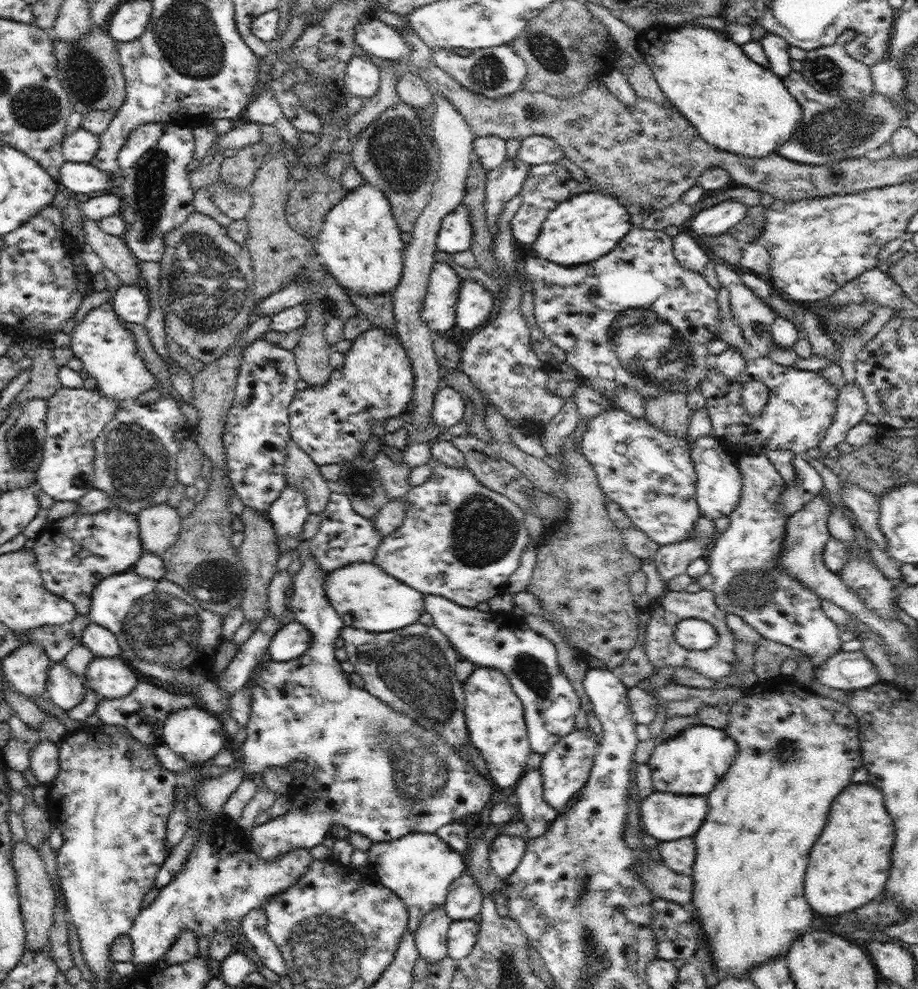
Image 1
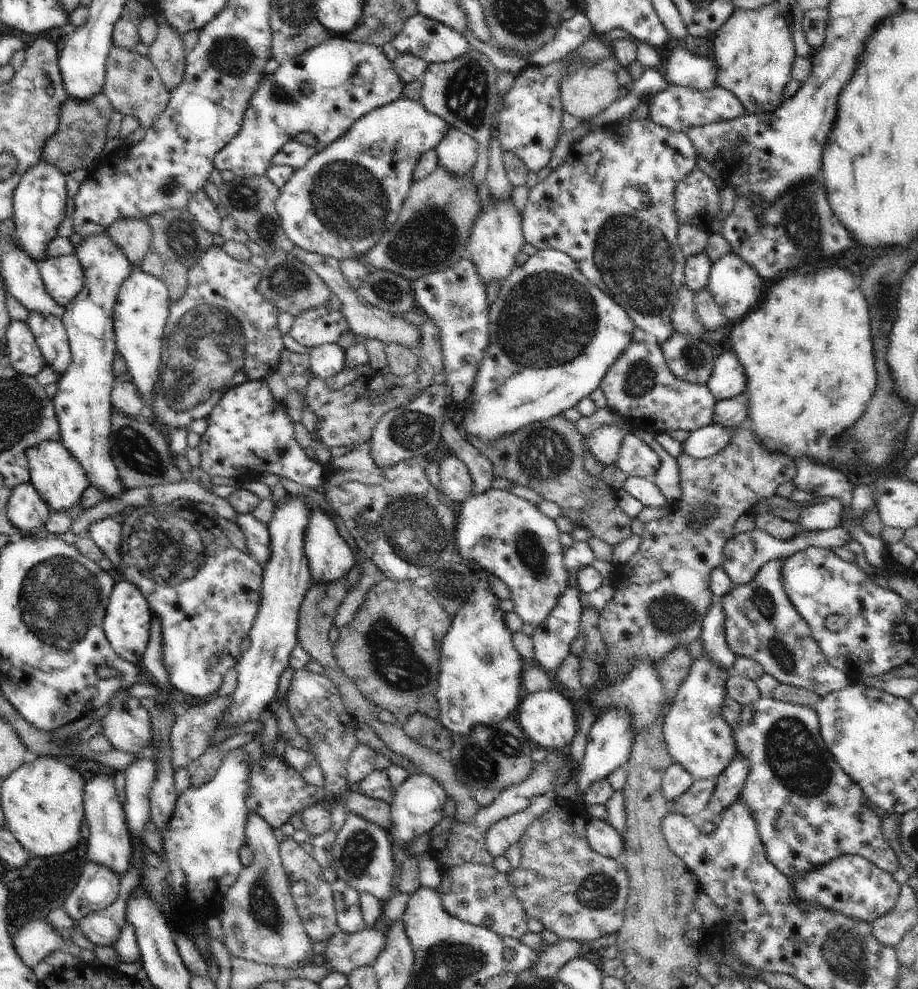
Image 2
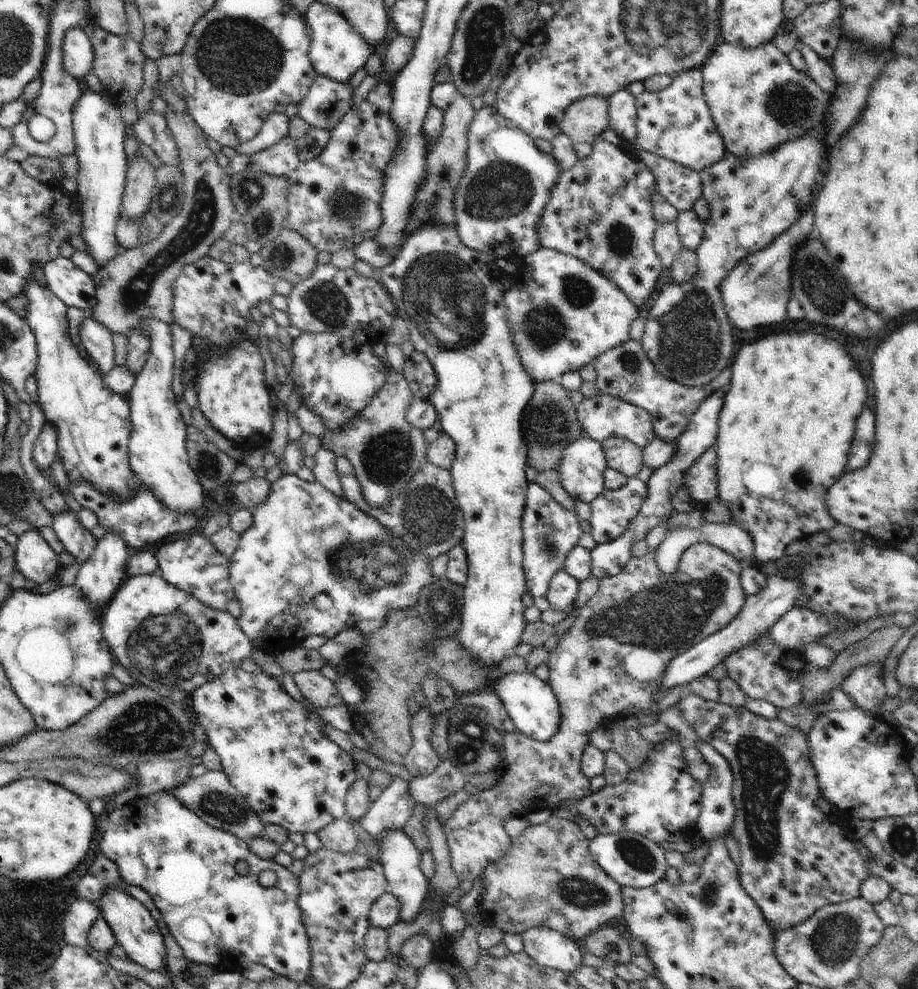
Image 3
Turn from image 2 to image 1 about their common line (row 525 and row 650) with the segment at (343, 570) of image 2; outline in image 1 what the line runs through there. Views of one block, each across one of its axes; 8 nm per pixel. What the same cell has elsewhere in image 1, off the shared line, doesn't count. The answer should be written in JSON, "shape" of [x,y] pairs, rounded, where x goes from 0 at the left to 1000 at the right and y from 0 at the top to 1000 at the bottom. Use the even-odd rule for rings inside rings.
{"shape":[[[333,554],[327,559],[327,568],[329,573],[318,582],[318,603],[315,604],[313,613],[316,613],[316,617],[320,619],[322,628],[331,631],[336,634],[338,640],[340,640],[340,651],[338,655],[327,664],[316,666],[315,668],[300,668],[294,665],[288,671],[288,675],[281,679],[281,686],[279,686],[279,692],[275,696],[275,713],[269,731],[270,746],[268,750],[263,753],[261,759],[258,763],[264,764],[263,768],[266,772],[264,777],[265,782],[271,786],[271,784],[279,782],[288,782],[293,776],[309,776],[318,782],[319,791],[317,793],[316,802],[324,808],[325,813],[318,815],[312,823],[295,827],[292,832],[285,834],[277,833],[275,836],[275,843],[272,845],[273,857],[276,861],[285,867],[288,871],[294,871],[294,869],[301,869],[301,867],[316,861],[320,857],[333,857],[340,858],[342,855],[350,853],[353,848],[358,845],[362,834],[373,834],[377,836],[381,841],[390,841],[394,845],[401,845],[401,848],[406,851],[420,851],[425,849],[432,849],[444,843],[444,841],[461,841],[471,843],[478,837],[492,831],[504,830],[510,823],[516,823],[523,821],[529,811],[533,811],[538,803],[538,794],[535,794],[533,790],[527,788],[521,780],[519,780],[513,770],[508,770],[499,759],[495,759],[493,755],[486,751],[484,746],[469,737],[462,737],[456,734],[452,729],[449,729],[447,725],[441,724],[439,721],[430,720],[427,716],[424,716],[420,712],[416,711],[416,708],[411,707],[410,704],[405,704],[400,698],[390,696],[388,693],[383,693],[379,680],[375,679],[371,674],[371,669],[365,663],[365,647],[370,644],[370,638],[375,634],[375,626],[368,622],[366,616],[362,614],[357,604],[355,603],[355,594],[353,594],[353,584],[355,578],[349,573],[349,567],[340,561]]]}

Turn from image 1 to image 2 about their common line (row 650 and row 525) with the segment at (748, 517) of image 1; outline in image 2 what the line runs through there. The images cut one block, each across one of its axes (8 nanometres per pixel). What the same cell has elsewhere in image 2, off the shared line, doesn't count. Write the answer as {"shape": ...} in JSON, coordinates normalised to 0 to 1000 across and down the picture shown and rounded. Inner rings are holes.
{"shape":[[[913,503],[898,504],[891,510],[878,513],[873,518],[869,533],[876,533],[877,537],[897,537],[908,534],[917,528],[919,512]]]}

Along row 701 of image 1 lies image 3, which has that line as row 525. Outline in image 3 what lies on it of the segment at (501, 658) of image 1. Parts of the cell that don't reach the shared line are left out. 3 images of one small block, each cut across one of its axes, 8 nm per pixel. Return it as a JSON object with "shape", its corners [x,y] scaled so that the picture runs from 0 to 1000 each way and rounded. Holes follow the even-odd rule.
{"shape":[[[574,487],[573,510],[569,519],[569,556],[571,556],[571,574],[574,599],[580,601],[582,612],[589,619],[599,616],[596,597],[601,583],[613,575],[619,559],[630,550],[635,538],[631,524],[608,510],[597,495],[593,495],[586,487]]]}

